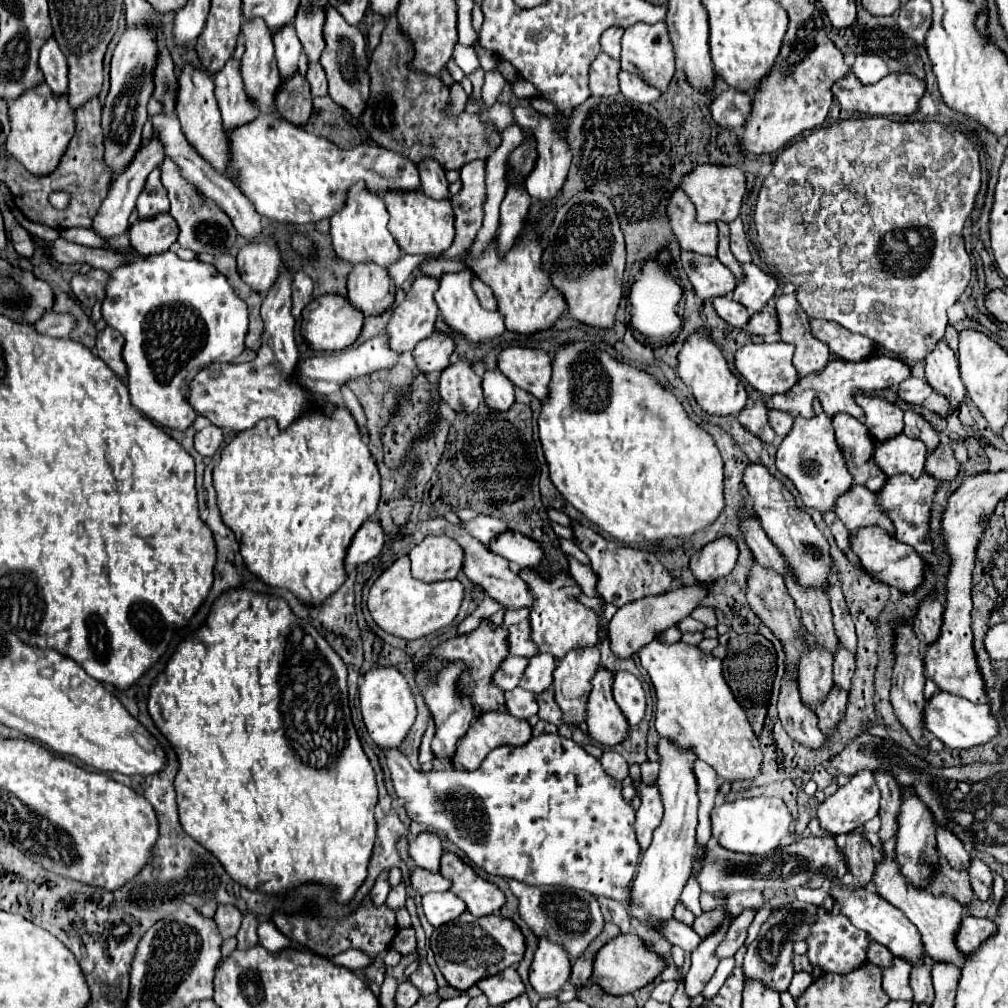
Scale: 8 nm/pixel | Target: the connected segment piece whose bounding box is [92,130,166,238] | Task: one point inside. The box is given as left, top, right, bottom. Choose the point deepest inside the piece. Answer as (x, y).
(112, 218)

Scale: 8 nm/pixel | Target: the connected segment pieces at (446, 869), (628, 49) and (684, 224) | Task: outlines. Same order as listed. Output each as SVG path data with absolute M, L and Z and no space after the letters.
M446 852L442 856L440 874L452 880L452 892L466 902L466 908L474 916L498 914L506 904L504 892L480 878L460 856Z
M636 22L634 26L626 28L624 36L622 36L620 64L624 70L638 74L642 80L646 80L648 84L652 84L654 88L664 92L666 86L670 84L672 76L674 76L674 70L676 70L674 68L674 48L672 48L666 24L664 22L656 22L656 24Z
M674 190L668 204L670 226L682 246L682 250L716 256L718 248L718 226L702 224L696 220L696 208L684 190Z

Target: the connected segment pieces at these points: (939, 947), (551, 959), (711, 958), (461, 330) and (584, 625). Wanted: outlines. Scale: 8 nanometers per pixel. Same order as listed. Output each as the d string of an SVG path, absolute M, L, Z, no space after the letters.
M886 850L882 858L876 860L874 886L876 886L876 892L886 902L900 908L906 914L906 918L918 928L924 950L930 958L934 958L936 962L954 962L962 968L964 954L958 952L954 944L954 934L958 932L958 924L962 922L962 916L964 916L964 906L958 900L954 900L952 896L934 896L932 892L926 892L926 888L918 888L916 884L912 884L906 876L902 876L894 854L888 854Z
M548 936L538 938L538 950L530 966L530 984L540 996L556 996L570 980L572 960L568 952Z
M726 914L722 924L718 926L718 930L712 932L710 936L702 938L700 944L692 950L692 966L690 966L690 972L686 974L686 980L684 980L684 988L690 998L698 996L704 990L704 986L708 984L708 980L712 978L712 974L718 966L716 948L724 940L730 922L732 922L732 918Z
M460 270L460 272L446 272L440 276L440 288L436 290L436 304L446 320L446 324L456 330L458 334L462 334L466 340L480 344L482 340L492 340L498 338L506 326L504 326L504 318L498 310L486 310L482 308L476 292L472 290L472 272L470 270Z
M522 568L520 578L530 584L530 592L534 592L536 596L534 608L530 612L530 624L534 642L538 644L540 652L548 652L560 660L574 648L598 644L598 616L578 602L582 590L568 572L558 570L552 572L550 578L546 578L538 568Z

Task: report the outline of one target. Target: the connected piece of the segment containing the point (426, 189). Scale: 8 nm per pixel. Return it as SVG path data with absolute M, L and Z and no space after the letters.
M424 158L418 164L418 170L420 170L420 186L426 196L436 198L436 200L450 196L444 168L434 158Z

